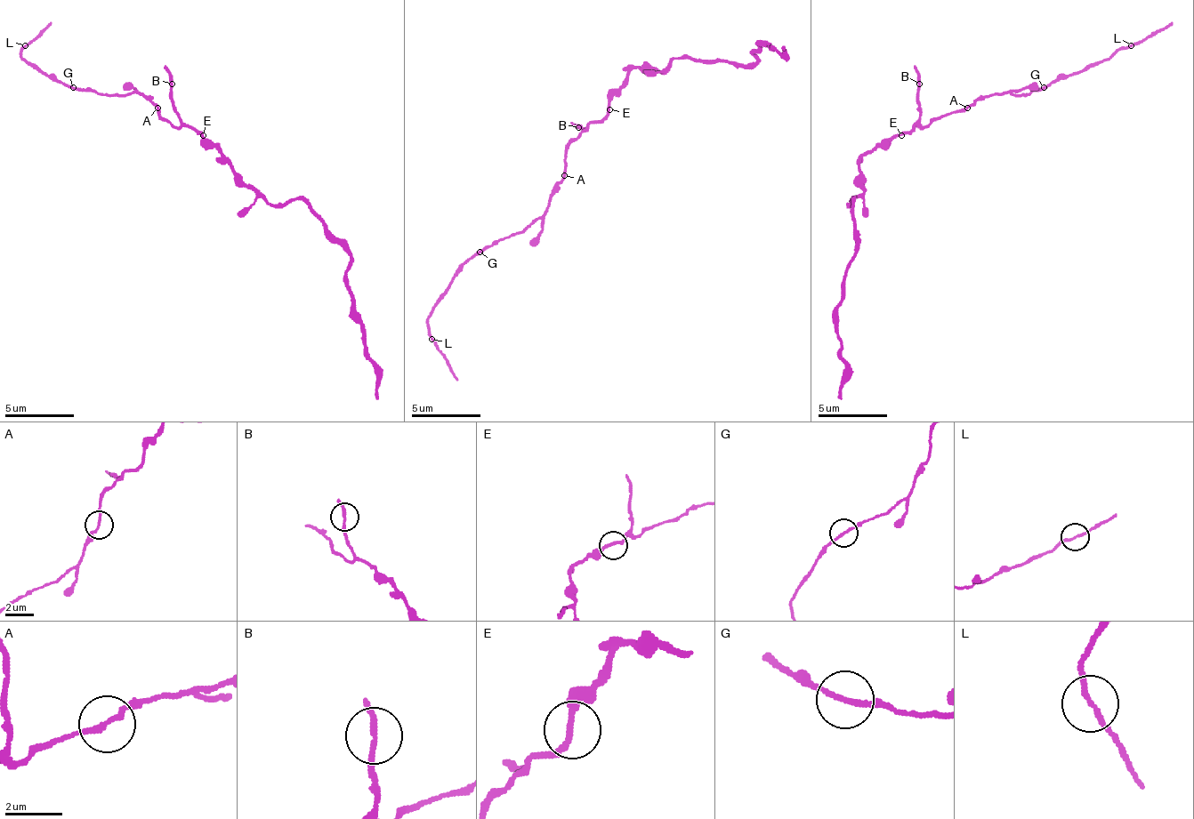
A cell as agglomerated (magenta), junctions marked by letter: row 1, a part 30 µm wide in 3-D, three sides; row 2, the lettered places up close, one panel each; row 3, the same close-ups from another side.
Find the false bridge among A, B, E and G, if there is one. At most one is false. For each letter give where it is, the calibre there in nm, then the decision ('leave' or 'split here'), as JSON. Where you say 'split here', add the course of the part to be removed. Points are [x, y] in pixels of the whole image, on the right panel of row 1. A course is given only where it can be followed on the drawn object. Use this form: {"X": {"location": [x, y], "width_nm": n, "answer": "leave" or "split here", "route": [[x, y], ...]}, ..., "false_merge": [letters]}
{"A": {"location": [967, 108], "width_nm": 170, "answer": "leave"}, "B": {"location": [919, 84], "width_nm": 180, "answer": "leave"}, "E": {"location": [901, 135], "width_nm": 200, "answer": "leave"}, "G": {"location": [1044, 87], "width_nm": 170, "answer": "split here", "route": [[1044, 87], [1127, 48], [1173, 20]]}, "false_merge": ["G"]}

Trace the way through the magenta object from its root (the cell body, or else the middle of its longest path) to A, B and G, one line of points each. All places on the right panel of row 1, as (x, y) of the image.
A: (901, 132), (908, 132), (915, 125), (929, 125), (939, 115), (950, 115), (967, 108)
B: (901, 132), (908, 132), (919, 118), (919, 84)
G: (901, 132), (908, 132), (915, 125), (929, 125), (939, 115), (964, 111), (992, 93), (1030, 93), (1044, 87)

